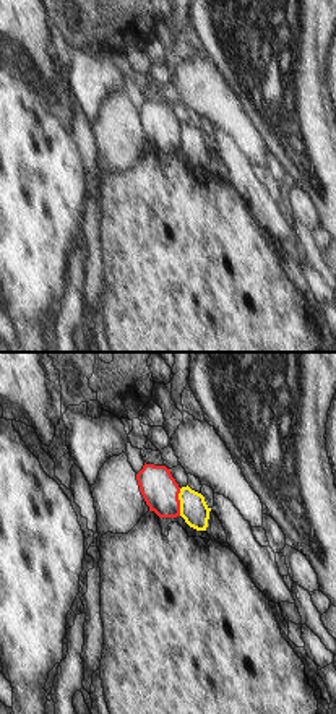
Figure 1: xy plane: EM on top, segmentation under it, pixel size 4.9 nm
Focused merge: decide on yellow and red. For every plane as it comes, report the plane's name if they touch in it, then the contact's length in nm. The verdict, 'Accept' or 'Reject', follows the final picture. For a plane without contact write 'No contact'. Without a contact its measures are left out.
Touches yellow in xy. Shared border 140 nm.

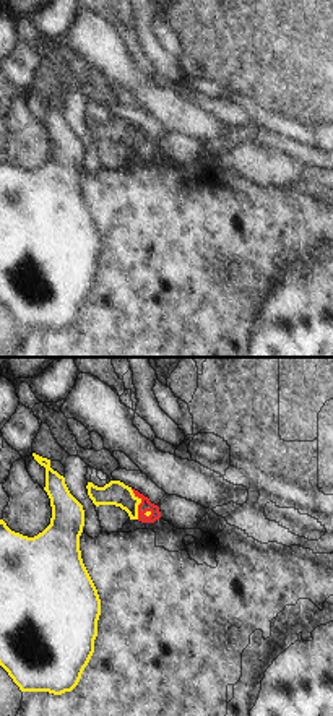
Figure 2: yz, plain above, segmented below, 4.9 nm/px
Touches yellow in yz. Shared border 160 nm.

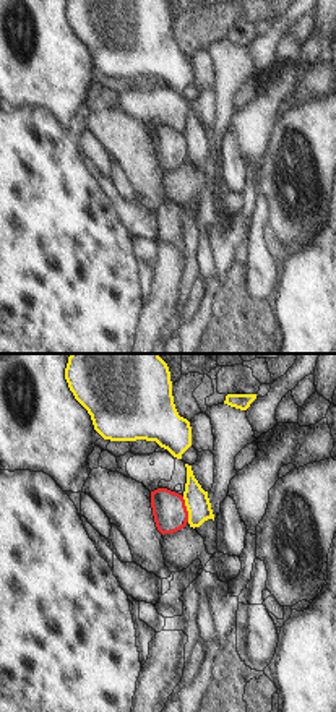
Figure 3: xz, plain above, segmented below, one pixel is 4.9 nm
Touches yellow in xz. Shared border 130 nm.

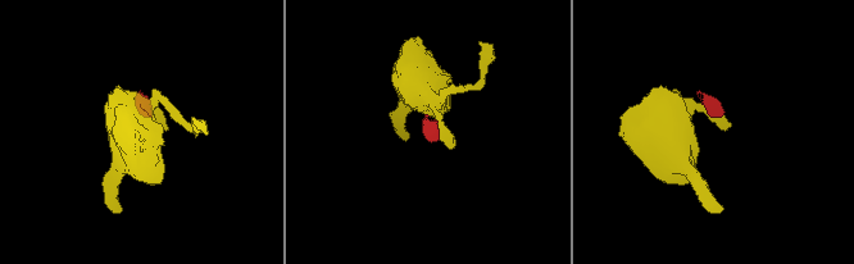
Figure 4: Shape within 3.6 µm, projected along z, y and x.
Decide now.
Reject.

